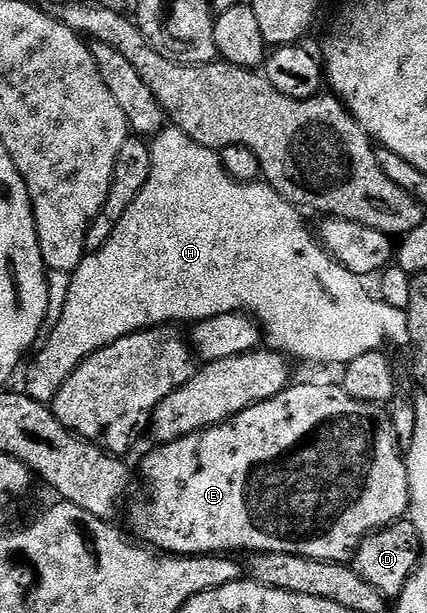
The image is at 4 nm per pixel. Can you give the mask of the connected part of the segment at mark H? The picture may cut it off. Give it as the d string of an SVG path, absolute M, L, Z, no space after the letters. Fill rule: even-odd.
M168 125L162 132L150 139L151 147L151 167L149 168L149 180L145 180L145 188L141 188L141 196L129 204L125 216L113 228L113 236L105 240L101 249L88 253L81 260L81 264L71 274L71 283L69 284L69 294L66 297L64 311L61 315L60 323L57 324L56 331L49 339L41 352L33 355L31 367L27 370L27 386L25 392L33 400L46 402L48 404L55 401L57 392L69 380L80 362L84 362L93 352L113 344L130 334L138 334L141 330L150 330L166 326L168 324L179 324L175 322L187 322L194 324L204 322L207 318L215 316L225 316L226 314L246 314L253 316L257 323L266 345L276 352L282 352L292 359L304 358L307 362L339 362L346 364L357 360L357 356L365 356L365 352L374 350L383 350L386 342L396 342L397 345L408 345L411 333L407 327L406 321L391 322L397 318L397 312L392 306L387 306L378 297L373 296L363 287L364 279L360 275L349 272L335 258L332 258L323 248L323 243L307 227L307 222L302 218L300 207L293 205L292 202L286 202L273 187L268 186L266 182L260 180L257 182L238 182L225 172L223 161L216 151L205 148L197 144L185 132L181 132L176 126Z

